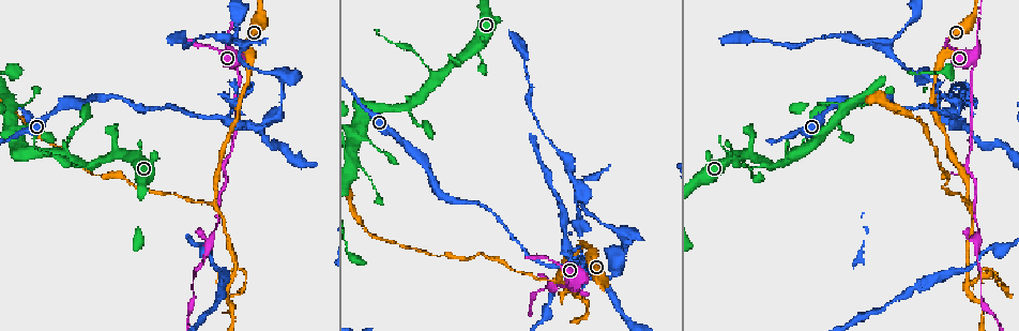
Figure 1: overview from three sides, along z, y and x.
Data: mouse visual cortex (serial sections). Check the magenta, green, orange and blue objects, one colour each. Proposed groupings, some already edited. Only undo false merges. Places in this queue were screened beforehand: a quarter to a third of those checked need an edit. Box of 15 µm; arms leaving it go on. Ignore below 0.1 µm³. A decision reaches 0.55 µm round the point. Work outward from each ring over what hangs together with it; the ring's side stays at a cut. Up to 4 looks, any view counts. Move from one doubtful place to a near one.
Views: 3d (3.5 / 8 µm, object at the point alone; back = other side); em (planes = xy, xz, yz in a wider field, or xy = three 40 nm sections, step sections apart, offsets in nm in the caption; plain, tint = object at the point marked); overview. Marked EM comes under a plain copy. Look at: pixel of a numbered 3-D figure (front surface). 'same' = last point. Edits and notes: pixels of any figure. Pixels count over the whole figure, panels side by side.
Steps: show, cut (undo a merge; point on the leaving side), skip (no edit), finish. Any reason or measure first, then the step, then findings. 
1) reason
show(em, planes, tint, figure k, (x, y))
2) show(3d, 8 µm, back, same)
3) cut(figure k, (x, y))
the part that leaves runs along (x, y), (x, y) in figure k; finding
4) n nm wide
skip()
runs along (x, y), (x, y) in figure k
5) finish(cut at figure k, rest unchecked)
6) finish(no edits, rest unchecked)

sharp bend
show(3d, 3.5 µm, figure 1, (212, 203))

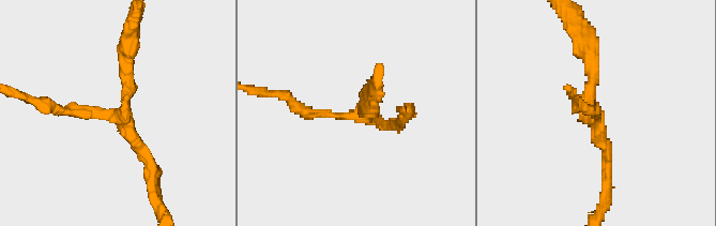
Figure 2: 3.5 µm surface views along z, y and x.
3 arms; arms of 150, 150, 250 nm
show(em, xy, step 3, tint, figure 2, (356, 111))

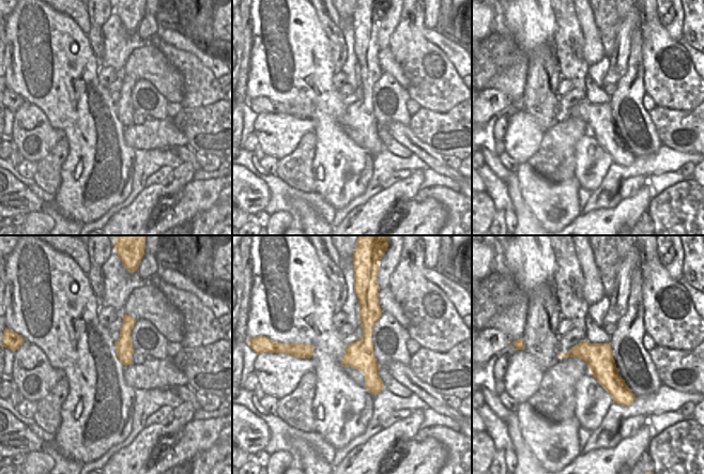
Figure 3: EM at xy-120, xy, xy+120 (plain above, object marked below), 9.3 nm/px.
skip()
runs along (128, 47), (119, 116), (52, 106) in figure 2; all the same cell

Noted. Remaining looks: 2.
two arms in line, one across
show(em, xy, step 2, tint, figure 1, (230, 281))

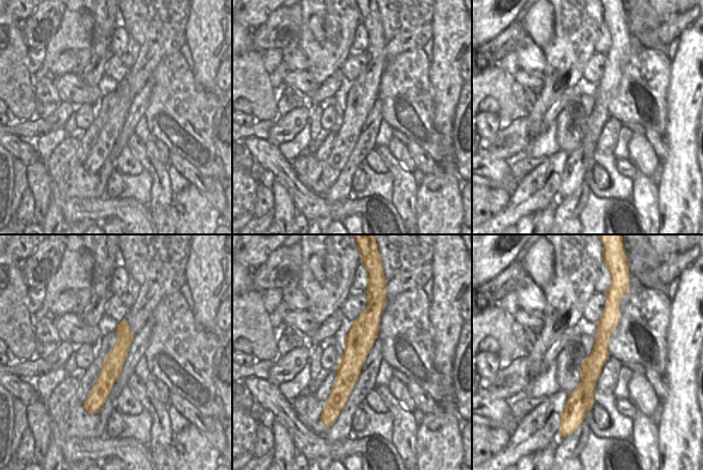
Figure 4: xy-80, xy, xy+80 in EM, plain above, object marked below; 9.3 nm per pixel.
show(3d, 3.5 µm, same)

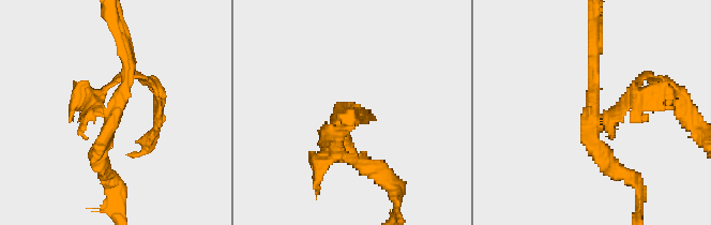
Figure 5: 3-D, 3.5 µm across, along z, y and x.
cut(figure 5, (626, 106))
two cells meet here

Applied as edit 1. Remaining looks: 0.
finish(cut at figure 5, rest unchecked)

